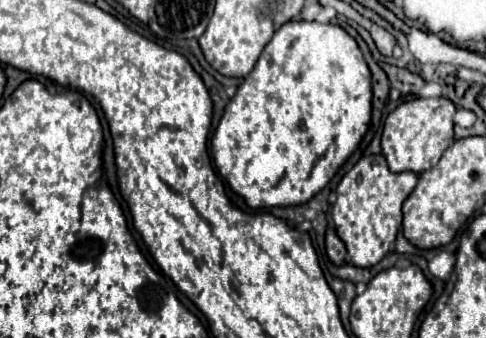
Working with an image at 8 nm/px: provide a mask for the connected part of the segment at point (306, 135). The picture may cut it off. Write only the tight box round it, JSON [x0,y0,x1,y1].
[210,21,372,209]

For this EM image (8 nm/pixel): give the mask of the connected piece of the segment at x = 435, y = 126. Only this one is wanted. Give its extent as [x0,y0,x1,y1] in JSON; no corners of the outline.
[382,97,456,173]

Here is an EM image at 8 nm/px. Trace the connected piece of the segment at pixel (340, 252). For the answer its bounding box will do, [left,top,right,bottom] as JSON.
[326,227,346,265]

